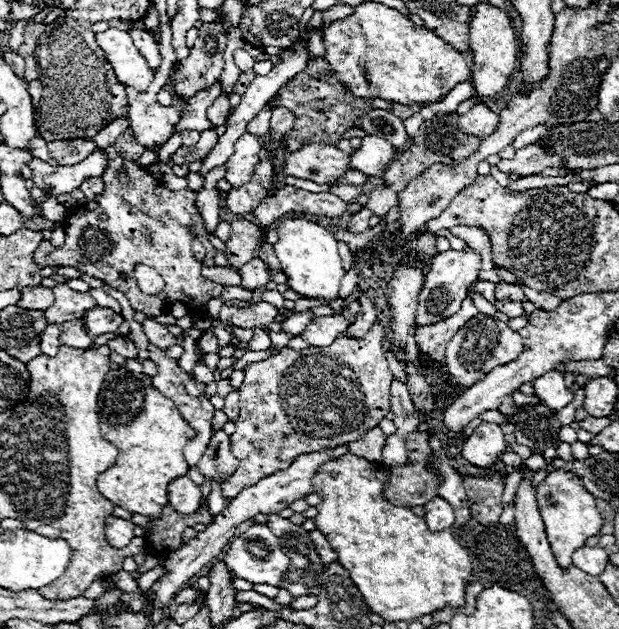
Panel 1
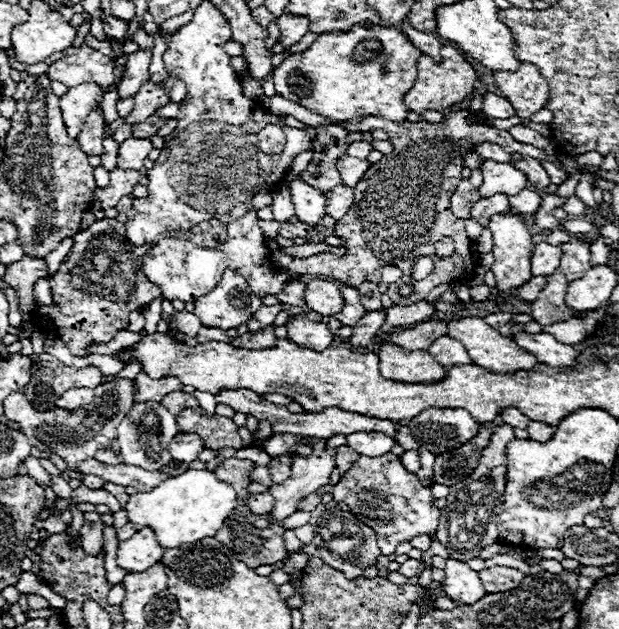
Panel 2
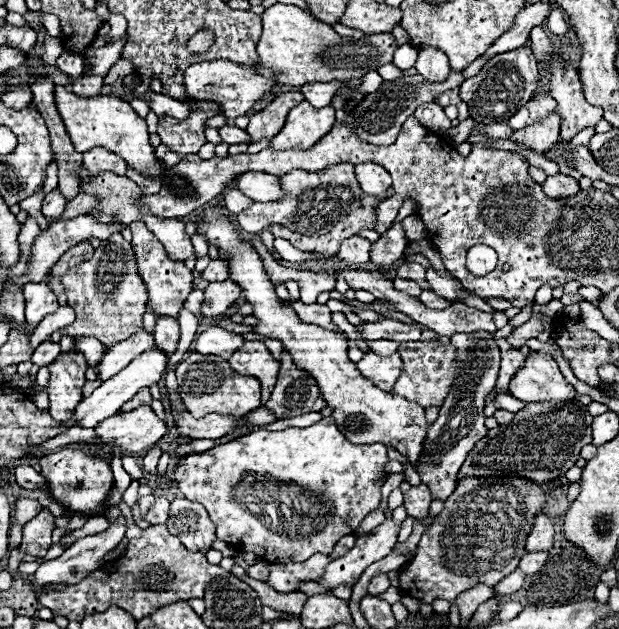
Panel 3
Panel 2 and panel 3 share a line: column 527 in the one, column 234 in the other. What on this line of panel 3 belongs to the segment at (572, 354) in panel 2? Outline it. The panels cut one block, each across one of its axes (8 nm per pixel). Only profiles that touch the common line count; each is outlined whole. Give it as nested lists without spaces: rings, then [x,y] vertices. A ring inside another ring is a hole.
[[[210,326],[196,336],[196,352],[214,354],[228,360],[228,356],[232,356],[232,352],[236,352],[242,342],[244,338],[240,334],[226,332],[220,326]]]

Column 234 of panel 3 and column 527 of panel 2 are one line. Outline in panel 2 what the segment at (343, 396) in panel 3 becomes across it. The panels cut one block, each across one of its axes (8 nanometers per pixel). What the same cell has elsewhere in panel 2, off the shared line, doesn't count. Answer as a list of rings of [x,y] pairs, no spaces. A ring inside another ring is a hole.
[[[512,212],[510,214],[504,214],[504,216],[492,216],[490,218],[490,224],[488,224],[490,232],[492,232],[492,238],[494,238],[494,266],[492,266],[492,272],[496,276],[496,296],[494,300],[496,302],[504,302],[510,294],[516,292],[516,288],[520,288],[520,284],[526,284],[530,278],[532,278],[532,266],[530,266],[530,256],[532,256],[532,234],[528,232],[526,224],[514,216]]]

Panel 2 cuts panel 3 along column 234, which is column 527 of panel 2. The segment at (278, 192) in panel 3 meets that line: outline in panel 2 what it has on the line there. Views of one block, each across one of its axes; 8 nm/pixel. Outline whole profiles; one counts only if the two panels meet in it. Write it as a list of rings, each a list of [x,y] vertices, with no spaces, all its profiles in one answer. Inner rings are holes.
[[[486,160],[480,170],[484,176],[484,184],[480,186],[482,196],[494,196],[496,192],[516,196],[520,190],[528,186],[526,174],[516,170],[512,164],[500,164],[494,160]]]

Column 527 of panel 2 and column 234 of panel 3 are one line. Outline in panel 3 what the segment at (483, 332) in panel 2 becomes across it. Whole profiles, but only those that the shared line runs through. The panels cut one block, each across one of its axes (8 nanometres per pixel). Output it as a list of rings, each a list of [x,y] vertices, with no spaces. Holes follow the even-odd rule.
[[[244,340],[242,348],[230,356],[230,366],[242,376],[254,376],[262,384],[262,404],[268,402],[272,388],[276,386],[280,362],[276,362],[264,342]]]

